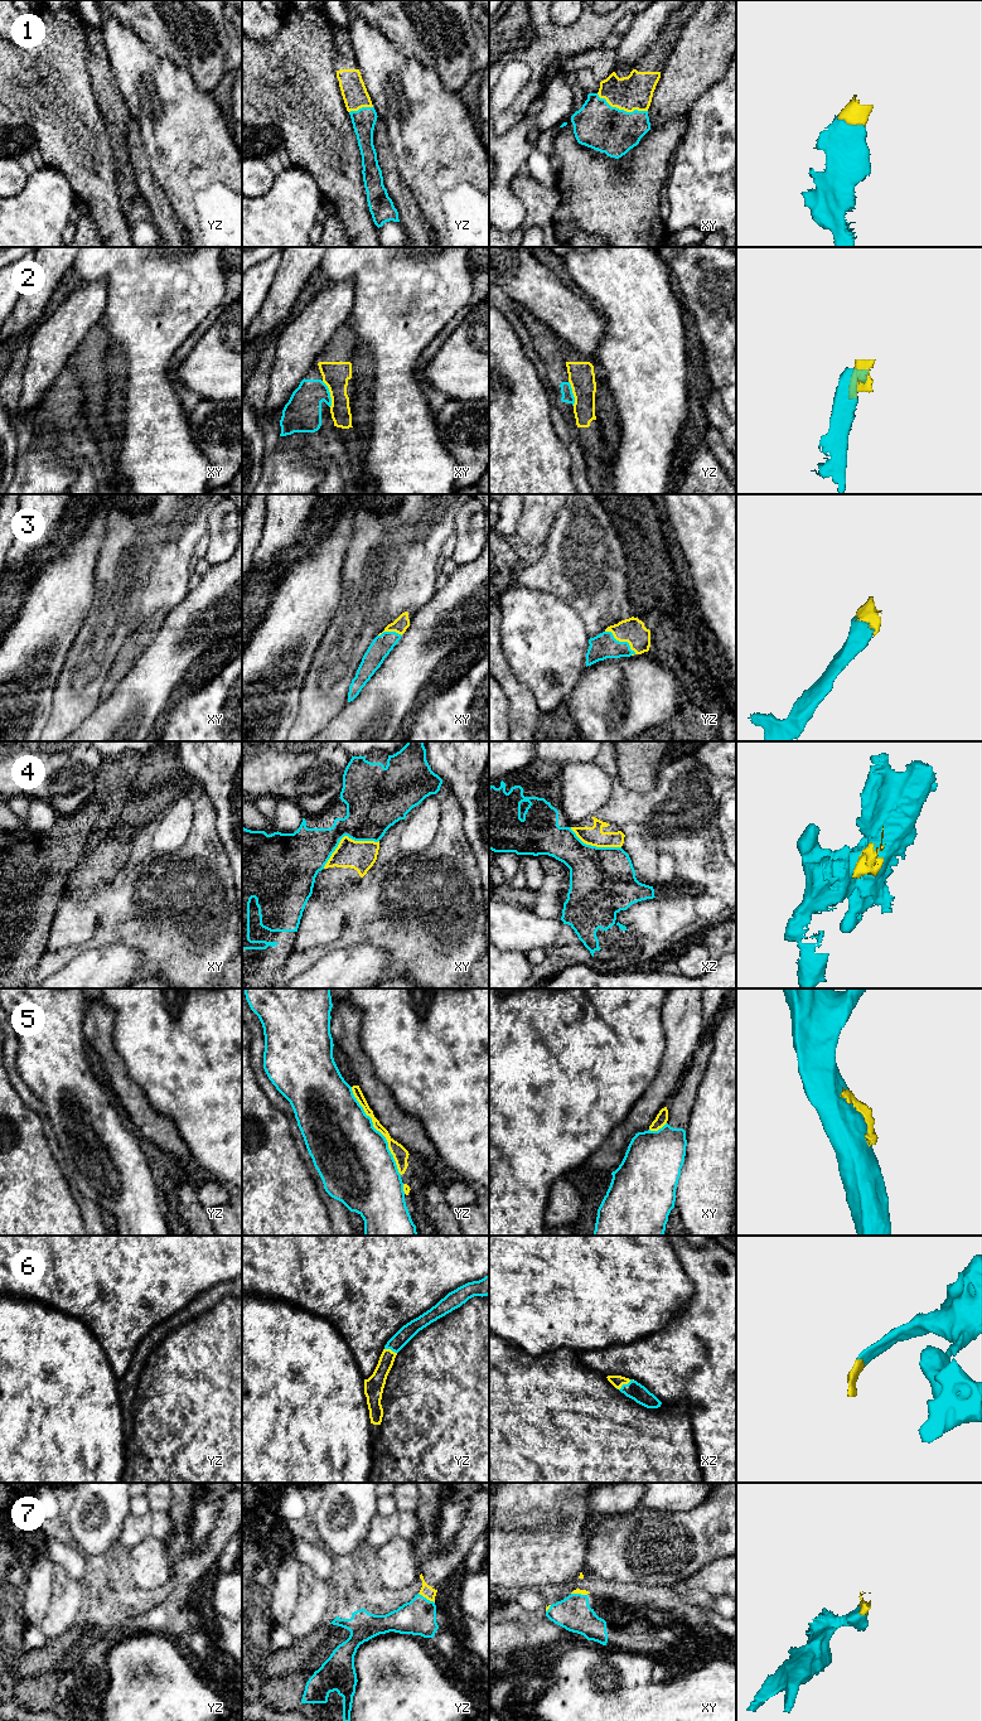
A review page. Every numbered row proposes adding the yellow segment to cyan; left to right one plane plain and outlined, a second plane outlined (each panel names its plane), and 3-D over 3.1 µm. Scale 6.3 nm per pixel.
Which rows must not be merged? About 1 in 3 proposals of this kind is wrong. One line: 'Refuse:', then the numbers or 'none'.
Refuse: 2, 4, 5

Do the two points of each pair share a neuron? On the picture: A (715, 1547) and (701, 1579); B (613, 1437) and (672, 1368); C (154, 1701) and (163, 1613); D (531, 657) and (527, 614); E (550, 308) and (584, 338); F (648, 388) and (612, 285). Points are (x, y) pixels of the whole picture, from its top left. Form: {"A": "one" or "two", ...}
{"A": "two", "B": "two", "C": "two", "D": "one", "E": "one", "F": "one"}

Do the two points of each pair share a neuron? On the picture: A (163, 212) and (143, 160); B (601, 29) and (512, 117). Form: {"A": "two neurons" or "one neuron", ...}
{"A": "one neuron", "B": "one neuron"}

